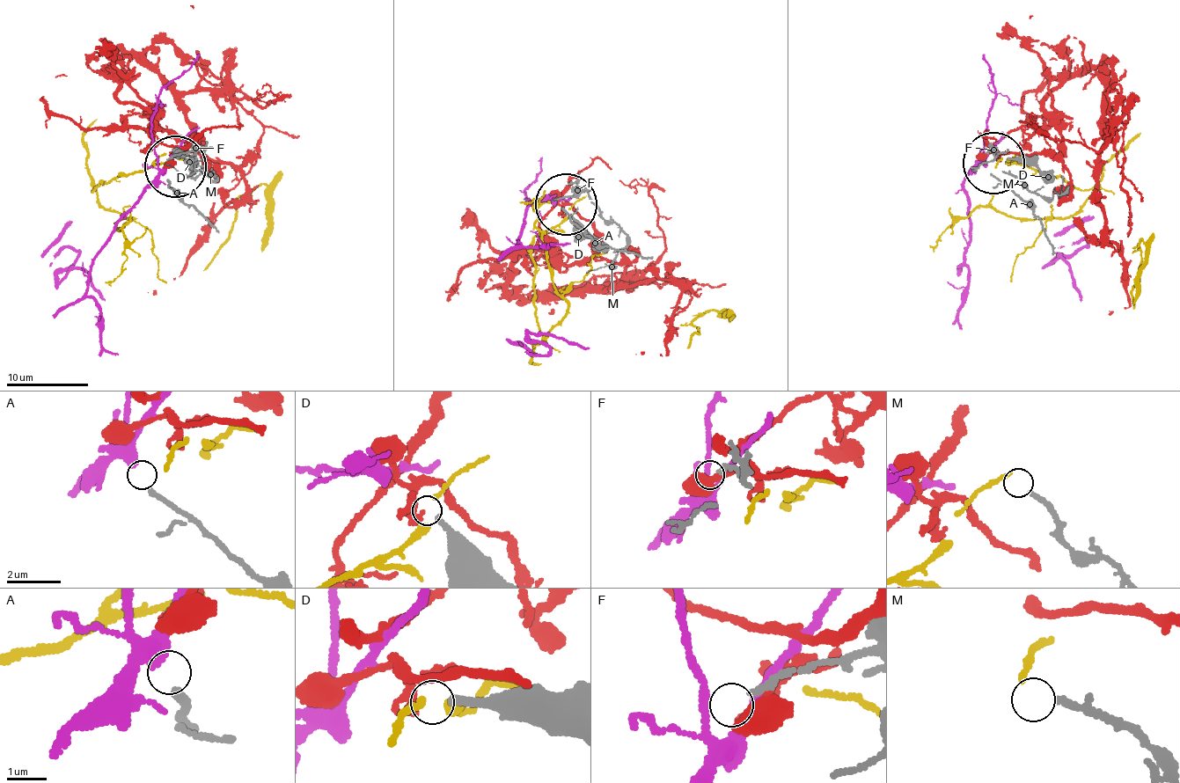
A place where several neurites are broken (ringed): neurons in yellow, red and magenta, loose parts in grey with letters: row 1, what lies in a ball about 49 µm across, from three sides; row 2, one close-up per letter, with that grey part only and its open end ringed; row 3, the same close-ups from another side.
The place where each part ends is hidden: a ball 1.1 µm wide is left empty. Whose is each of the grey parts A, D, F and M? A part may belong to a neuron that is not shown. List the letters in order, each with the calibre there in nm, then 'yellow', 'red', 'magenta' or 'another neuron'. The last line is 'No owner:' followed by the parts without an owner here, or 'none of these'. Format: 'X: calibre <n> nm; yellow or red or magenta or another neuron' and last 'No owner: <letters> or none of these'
A: calibre 200 nm; magenta
D: calibre 240 nm; another neuron
F: calibre 170 nm; another neuron
M: calibre 120 nm; another neuron
No owner: D, F, M

